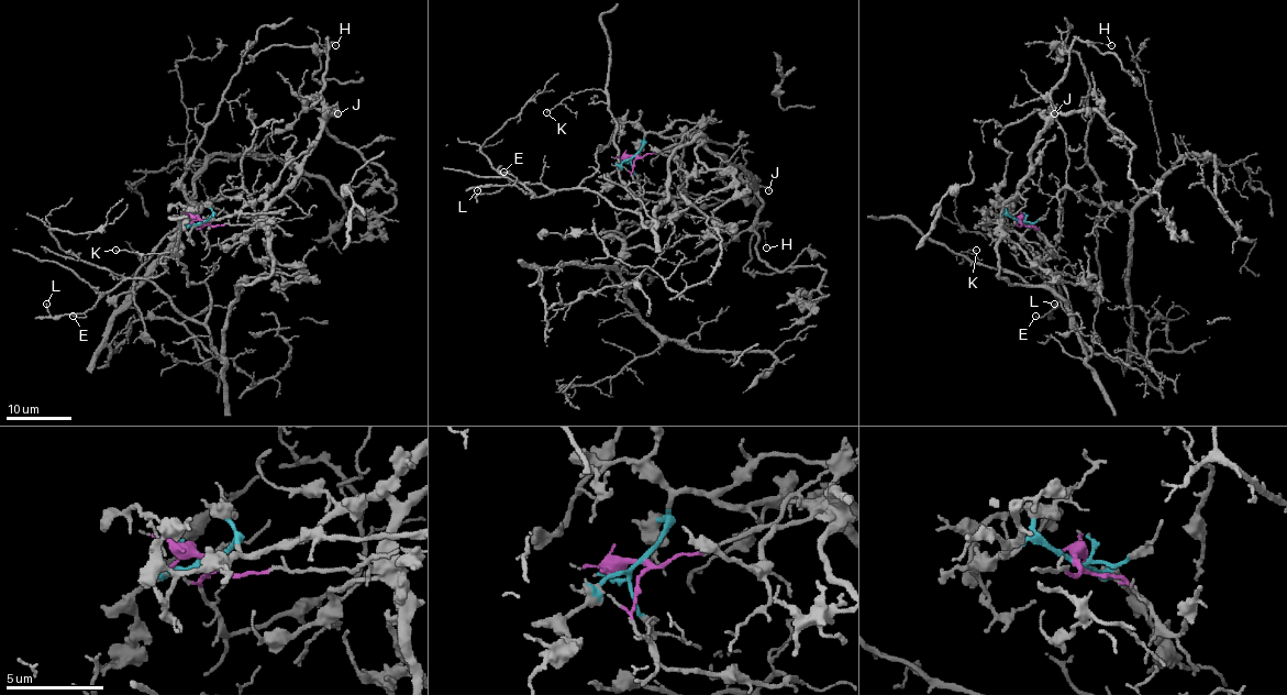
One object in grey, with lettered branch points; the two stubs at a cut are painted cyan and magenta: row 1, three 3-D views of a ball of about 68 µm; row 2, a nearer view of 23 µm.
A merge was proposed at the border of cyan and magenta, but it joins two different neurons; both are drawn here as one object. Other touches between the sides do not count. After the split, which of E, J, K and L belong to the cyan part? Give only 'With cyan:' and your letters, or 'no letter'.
With cyan: E, J, K, L

